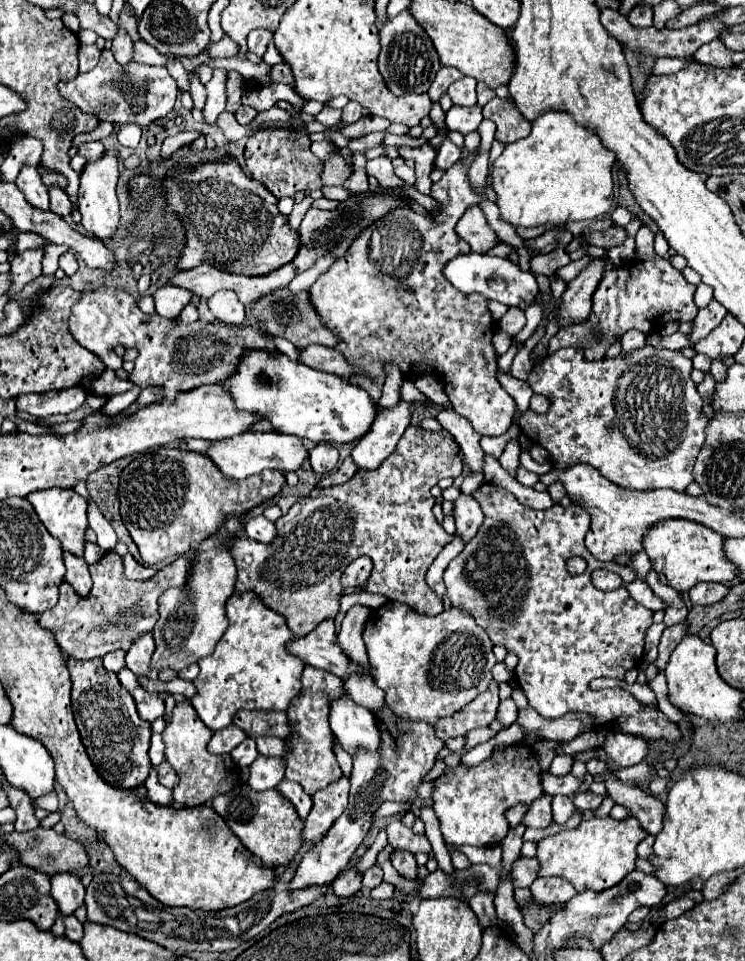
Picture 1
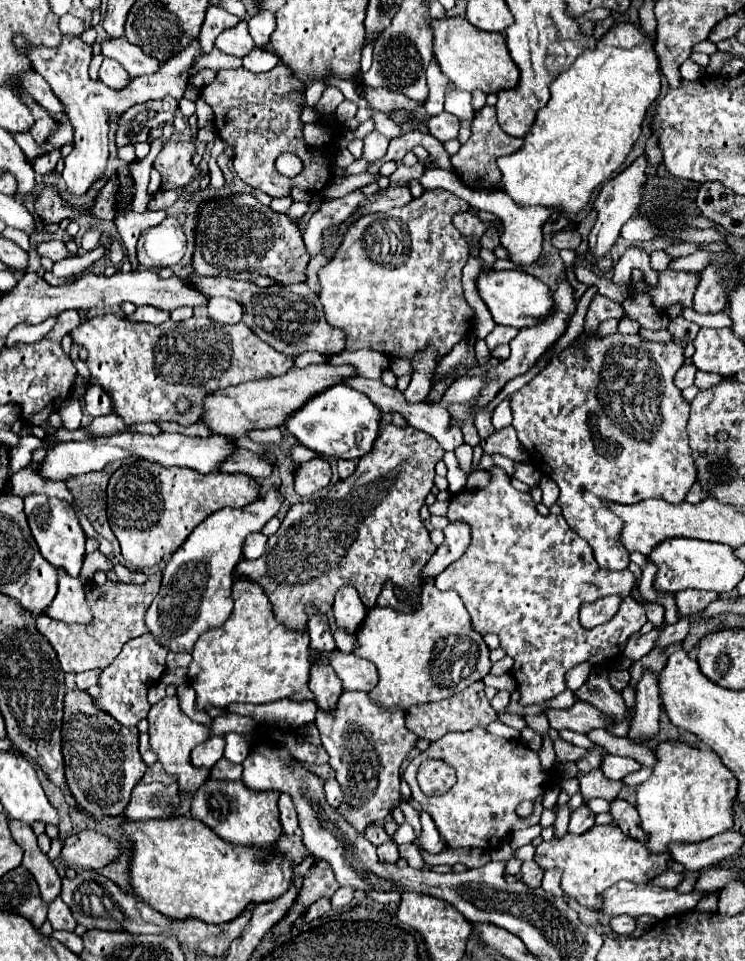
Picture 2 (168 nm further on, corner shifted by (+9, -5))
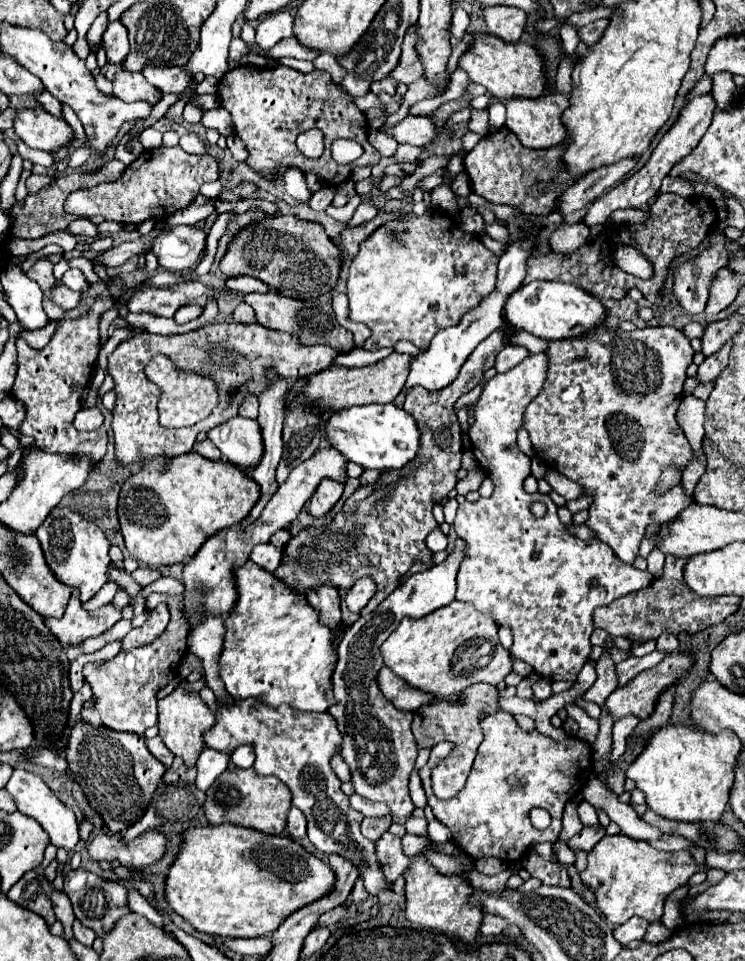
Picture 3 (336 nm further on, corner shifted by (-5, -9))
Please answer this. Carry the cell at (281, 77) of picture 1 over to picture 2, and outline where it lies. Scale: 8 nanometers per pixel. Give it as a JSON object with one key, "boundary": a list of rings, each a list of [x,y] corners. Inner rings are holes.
{"boundary":[[[282,62],[270,72],[254,74],[246,68],[218,70],[216,80],[202,90],[202,98],[212,106],[218,134],[224,142],[234,144],[236,154],[232,158],[236,174],[252,188],[272,196],[286,198],[292,188],[304,192],[320,192],[332,176],[328,160],[314,160],[308,144],[302,138],[300,110],[304,104],[304,84],[300,84]],[[282,152],[294,152],[304,168],[296,178],[284,178],[276,172],[274,160]]]}

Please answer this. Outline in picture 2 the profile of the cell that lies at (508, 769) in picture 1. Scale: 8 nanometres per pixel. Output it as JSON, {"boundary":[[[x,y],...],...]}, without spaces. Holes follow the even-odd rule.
{"boundary":[[[484,728],[468,732],[448,734],[430,744],[426,752],[416,756],[404,770],[404,780],[412,788],[412,798],[432,816],[442,842],[448,848],[484,848],[494,850],[502,838],[514,830],[528,828],[540,822],[542,802],[540,794],[544,784],[552,780],[540,768],[538,754],[524,746],[520,740],[504,740],[488,734]],[[426,760],[444,760],[456,770],[458,782],[442,796],[426,796],[418,788],[416,772]],[[522,800],[534,800],[534,812],[528,818],[520,818],[516,808]]]}

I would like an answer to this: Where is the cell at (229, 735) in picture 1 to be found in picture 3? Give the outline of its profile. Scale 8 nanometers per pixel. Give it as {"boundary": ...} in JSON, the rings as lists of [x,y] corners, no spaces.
{"boundary":[[[210,748],[202,750],[198,762],[196,762],[196,768],[198,768],[198,776],[196,776],[196,782],[194,786],[198,790],[208,790],[210,784],[228,768],[228,762],[230,762],[230,754],[222,754],[222,752],[214,752]]]}

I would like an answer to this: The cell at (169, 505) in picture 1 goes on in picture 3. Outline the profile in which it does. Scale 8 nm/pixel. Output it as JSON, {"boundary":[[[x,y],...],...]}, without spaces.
{"boundary":[[[194,450],[176,458],[158,456],[124,482],[118,502],[120,530],[128,552],[152,568],[186,562],[214,532],[240,524],[258,498],[256,482],[230,462],[208,460]]]}

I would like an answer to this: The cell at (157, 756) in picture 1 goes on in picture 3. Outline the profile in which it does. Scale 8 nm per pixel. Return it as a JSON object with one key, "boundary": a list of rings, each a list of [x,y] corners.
{"boundary":[[[156,736],[156,738],[152,738],[152,740],[146,740],[146,748],[150,750],[150,754],[154,756],[154,758],[158,758],[166,768],[172,764],[172,760],[174,760],[174,756],[172,756],[172,752],[164,746],[164,742]]]}

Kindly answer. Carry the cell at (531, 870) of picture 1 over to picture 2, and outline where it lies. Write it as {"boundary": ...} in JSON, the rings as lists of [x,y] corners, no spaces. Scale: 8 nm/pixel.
{"boundary":[[[532,860],[532,862],[522,862],[522,870],[520,870],[520,880],[528,886],[528,888],[538,888],[544,876],[544,870]]]}

